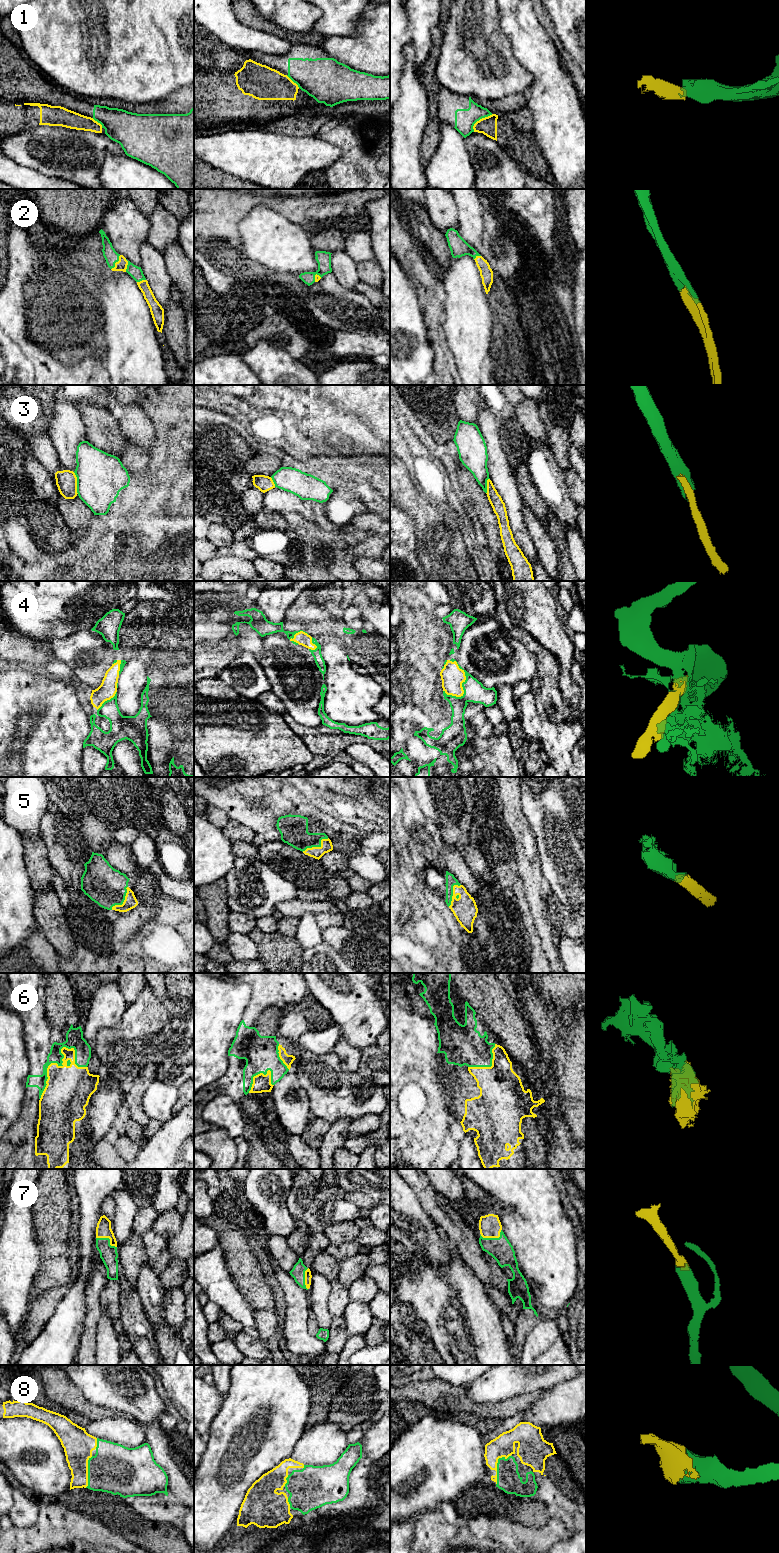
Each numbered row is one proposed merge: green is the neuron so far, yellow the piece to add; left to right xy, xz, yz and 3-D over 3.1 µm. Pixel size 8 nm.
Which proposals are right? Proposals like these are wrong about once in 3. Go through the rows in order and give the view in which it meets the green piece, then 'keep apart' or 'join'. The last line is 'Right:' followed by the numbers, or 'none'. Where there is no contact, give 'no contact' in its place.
1: yz | keep apart
2: xy | join
3: xy | keep apart
4: yz | join
5: xz | join
6: xy | join
7: yz | join
8: yz | join
Right: 2, 4, 5, 6, 7, 8

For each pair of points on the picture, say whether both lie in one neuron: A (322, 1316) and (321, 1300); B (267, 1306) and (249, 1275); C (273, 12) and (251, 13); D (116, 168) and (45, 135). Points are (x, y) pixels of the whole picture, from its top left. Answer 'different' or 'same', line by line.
A: same
B: same
C: different
D: different

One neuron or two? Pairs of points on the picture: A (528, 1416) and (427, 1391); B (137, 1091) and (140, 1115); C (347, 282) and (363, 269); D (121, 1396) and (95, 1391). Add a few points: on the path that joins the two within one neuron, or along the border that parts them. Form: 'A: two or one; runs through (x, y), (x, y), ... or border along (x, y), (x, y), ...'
A: two; border along (536, 1400), (525, 1410), (516, 1412), (503, 1420)
B: one; runs through (136, 1097), (136, 1109)
C: two; border along (356, 263), (356, 271), (360, 280)
D: one; runs through (115, 1391), (101, 1391)

